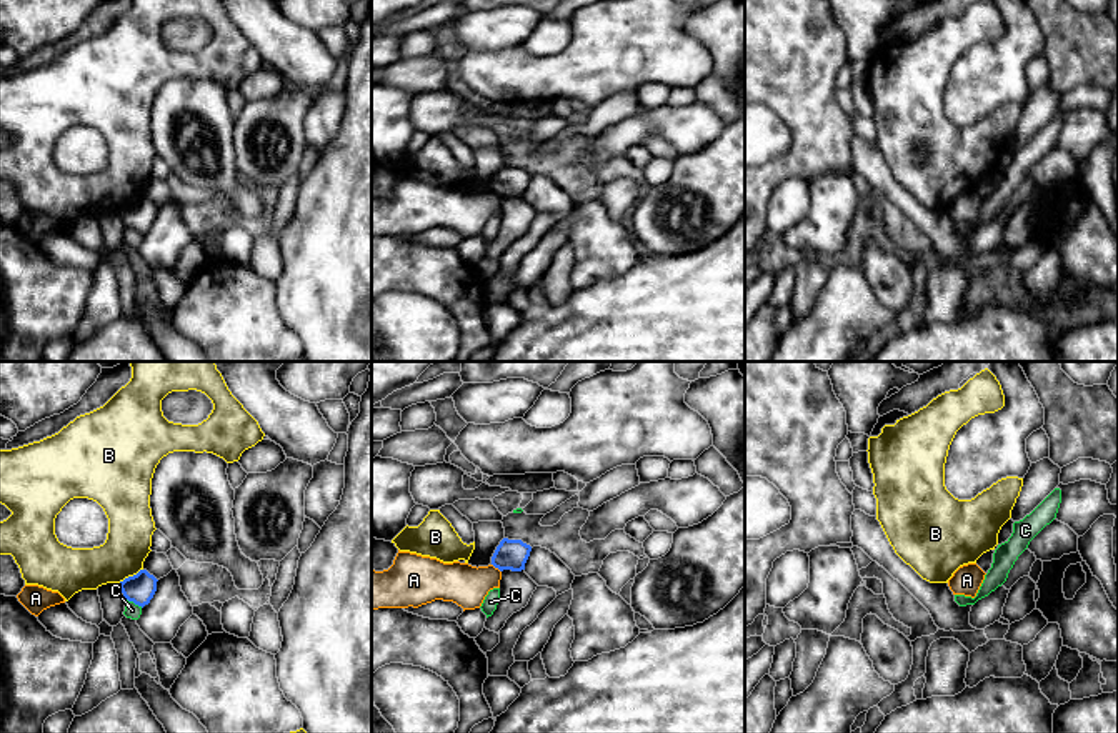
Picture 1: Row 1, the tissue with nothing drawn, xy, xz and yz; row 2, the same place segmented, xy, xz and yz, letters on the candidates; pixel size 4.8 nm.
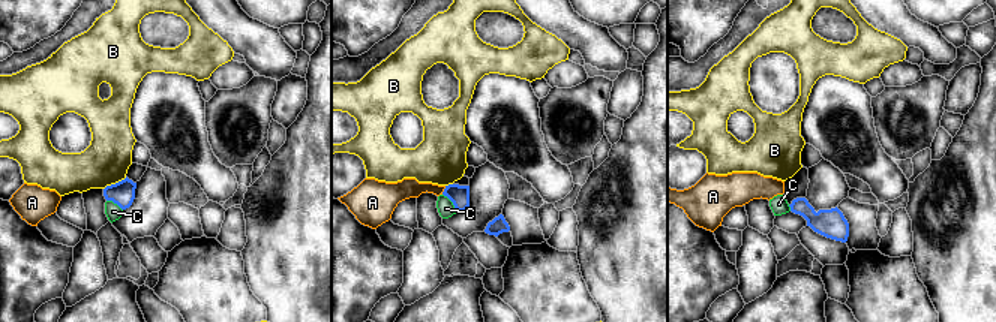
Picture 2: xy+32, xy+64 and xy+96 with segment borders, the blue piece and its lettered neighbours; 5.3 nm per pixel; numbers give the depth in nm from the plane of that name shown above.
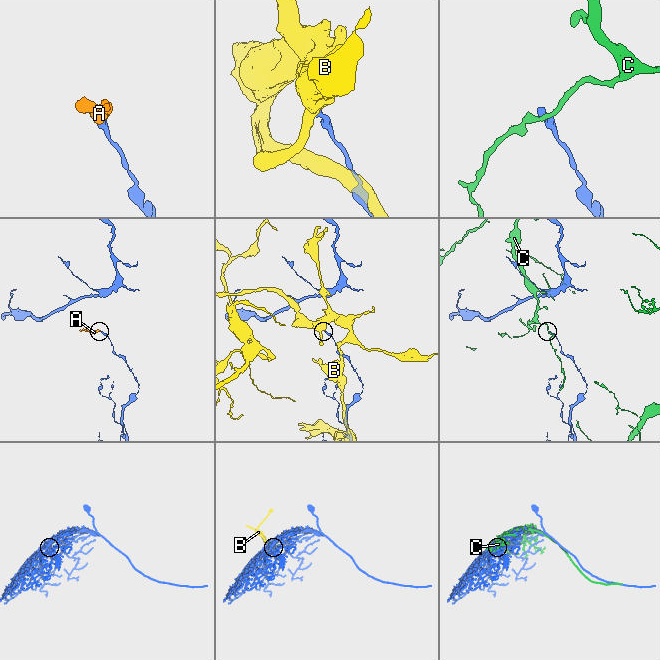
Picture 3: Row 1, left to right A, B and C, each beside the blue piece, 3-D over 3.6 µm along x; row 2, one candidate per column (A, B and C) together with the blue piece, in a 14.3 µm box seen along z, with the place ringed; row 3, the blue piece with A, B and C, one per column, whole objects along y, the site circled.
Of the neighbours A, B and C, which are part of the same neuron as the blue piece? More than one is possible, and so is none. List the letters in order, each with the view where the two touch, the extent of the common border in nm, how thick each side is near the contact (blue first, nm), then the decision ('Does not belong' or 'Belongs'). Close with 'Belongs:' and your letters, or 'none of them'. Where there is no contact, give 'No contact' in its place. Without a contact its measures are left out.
A: Touches blue in xz. Shared border 60 nm. Thickness 140 nm (blue) against 200 nm. Does not belong
B: Touches blue in xy. Shared border 140 nm. Thickness 140 nm (blue) against 220 nm. Does not belong
C: Touches blue in xy. Shared border 90 nm. Thickness 140 nm (blue) against 70 nm. Does not belong
Belongs: none of them

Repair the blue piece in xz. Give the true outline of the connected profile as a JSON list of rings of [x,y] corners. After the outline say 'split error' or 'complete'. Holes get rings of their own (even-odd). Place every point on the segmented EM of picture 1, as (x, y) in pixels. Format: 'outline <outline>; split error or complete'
outline [[[503,538],[492,556],[492,565],[500,571],[522,571],[525,570],[530,551],[532,546],[523,543],[522,540]]]; complete

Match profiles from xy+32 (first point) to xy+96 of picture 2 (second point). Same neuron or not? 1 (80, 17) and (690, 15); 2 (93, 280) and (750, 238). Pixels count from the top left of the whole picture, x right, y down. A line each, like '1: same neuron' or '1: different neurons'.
1: different neurons
2: same neuron

